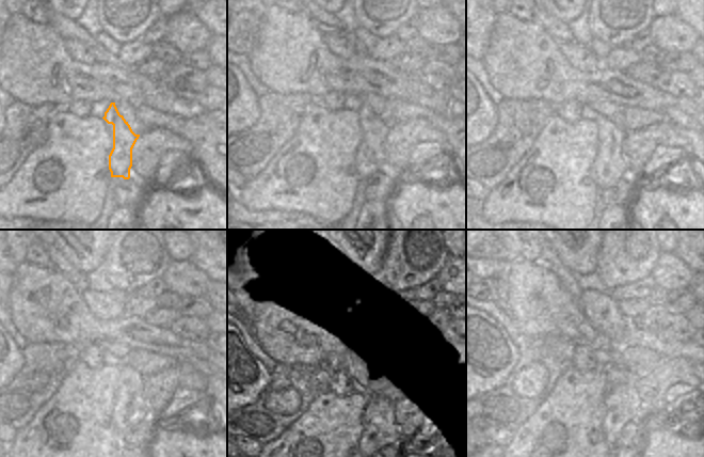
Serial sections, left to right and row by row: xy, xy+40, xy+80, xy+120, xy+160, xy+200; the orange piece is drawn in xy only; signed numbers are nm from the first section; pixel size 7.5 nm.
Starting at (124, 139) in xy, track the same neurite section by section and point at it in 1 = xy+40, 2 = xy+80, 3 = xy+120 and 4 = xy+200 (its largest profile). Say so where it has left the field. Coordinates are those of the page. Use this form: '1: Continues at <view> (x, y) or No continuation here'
1: Continues at xy+40 (370, 157)
2: Continues at xy+80 (610, 160)
3: Continues at xy+120 (136, 395)
4: Continues at xy+200 (622, 395).

